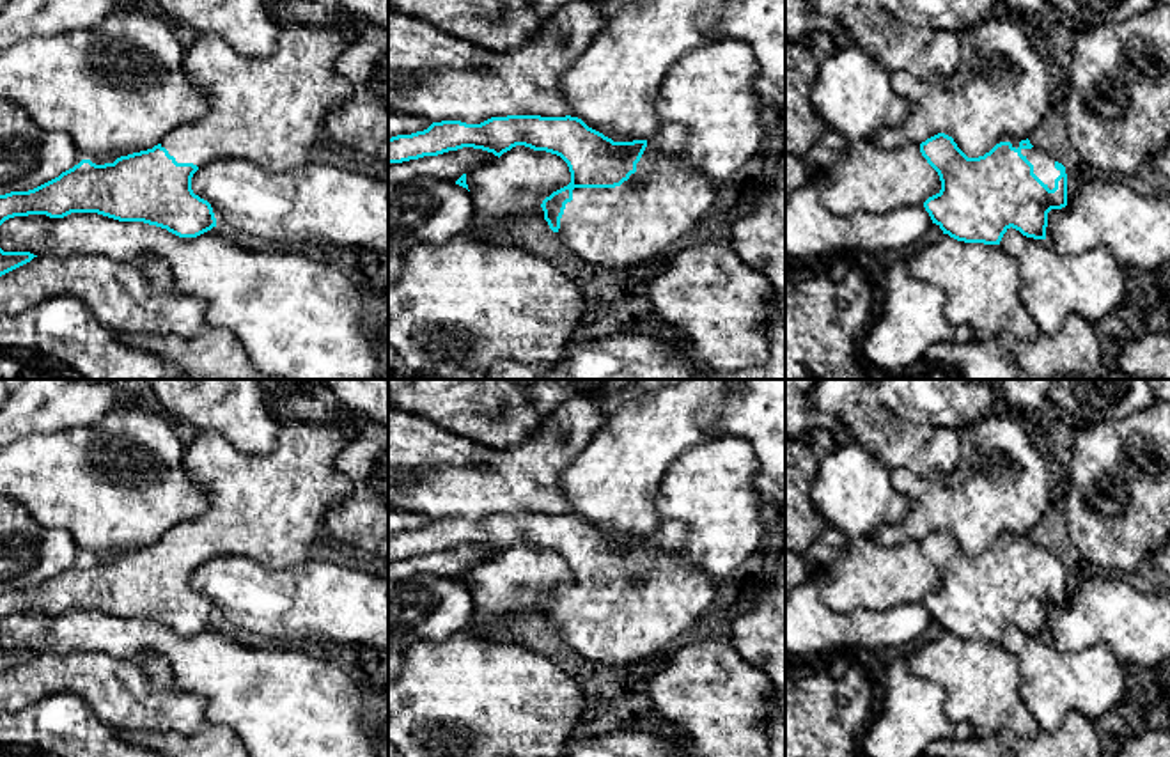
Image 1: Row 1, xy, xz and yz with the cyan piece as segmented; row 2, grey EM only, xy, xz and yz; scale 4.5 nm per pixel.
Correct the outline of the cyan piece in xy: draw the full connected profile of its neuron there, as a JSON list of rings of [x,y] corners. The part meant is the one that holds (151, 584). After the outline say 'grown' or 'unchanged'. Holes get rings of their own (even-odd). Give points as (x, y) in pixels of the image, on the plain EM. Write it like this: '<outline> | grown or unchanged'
[[[287,420],[282,422],[277,449],[264,456],[243,454],[216,433],[197,433],[183,452],[191,479],[207,491],[207,505],[197,518],[176,523],[152,546],[105,562],[82,557],[34,587],[0,592],[0,622],[14,613],[98,610],[156,622],[179,635],[211,628],[216,615],[211,601],[193,590],[193,571],[225,555],[241,555],[269,569],[292,567],[314,557],[330,507],[355,489],[335,463],[353,433],[355,425],[333,420]]] | grown

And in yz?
[[[938,530],[920,541],[920,550],[941,578],[941,587],[924,605],[932,620],[957,638],[1000,642],[1010,624],[1046,636],[1048,610],[1067,603],[1065,564],[1028,535],[1000,539],[984,553],[968,555],[952,534]]] | grown

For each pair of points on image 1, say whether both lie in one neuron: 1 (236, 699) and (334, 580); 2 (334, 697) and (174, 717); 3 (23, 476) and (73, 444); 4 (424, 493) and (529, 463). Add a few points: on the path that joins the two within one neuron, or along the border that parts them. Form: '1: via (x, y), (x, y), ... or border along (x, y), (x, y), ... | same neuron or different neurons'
1: border along (304, 644), (307, 646) | different neurons
2: border along (172, 686), (192, 692), (202, 701), (206, 722) | different neurons
3: via (36, 472), (45, 472), (61, 456) | same neuron
4: via (451, 481), (502, 481) | same neuron

